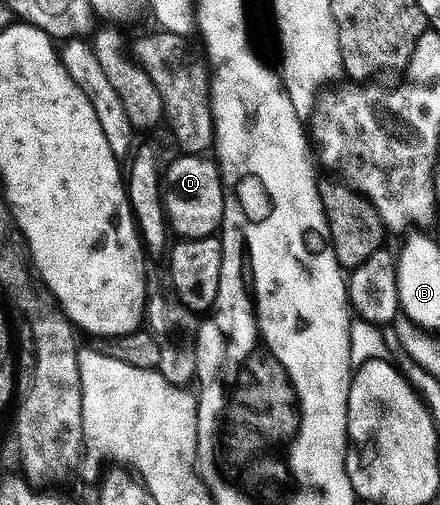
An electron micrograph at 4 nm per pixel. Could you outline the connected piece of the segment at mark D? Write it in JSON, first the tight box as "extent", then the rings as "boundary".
{"extent":[162,154,224,240],"boundary":[[[180,154],[180,157],[169,168],[167,165],[163,169],[162,195],[164,197],[165,217],[171,231],[177,237],[189,240],[190,238],[214,236],[219,233],[220,224],[224,221],[224,181],[221,179],[220,169],[215,159],[204,154]]]}

